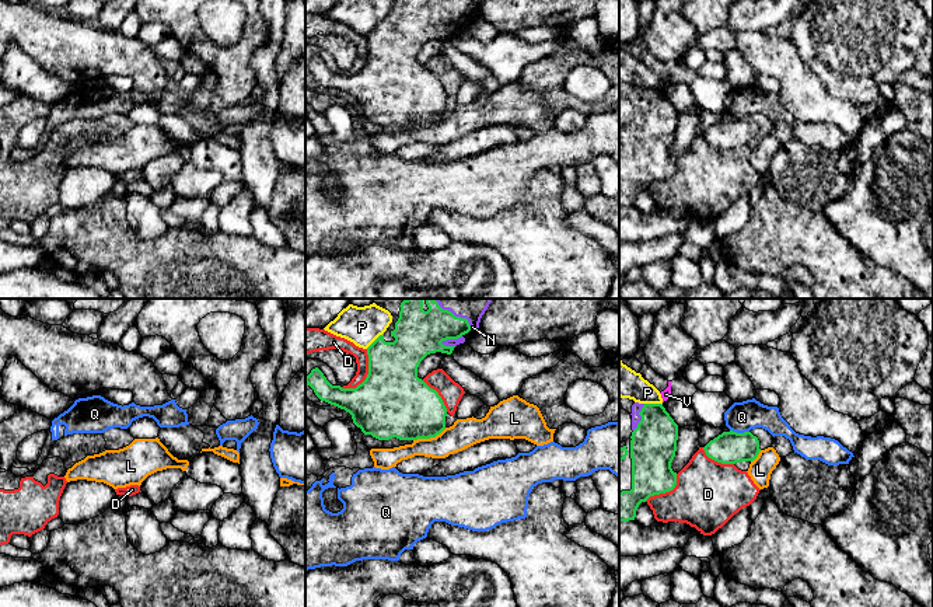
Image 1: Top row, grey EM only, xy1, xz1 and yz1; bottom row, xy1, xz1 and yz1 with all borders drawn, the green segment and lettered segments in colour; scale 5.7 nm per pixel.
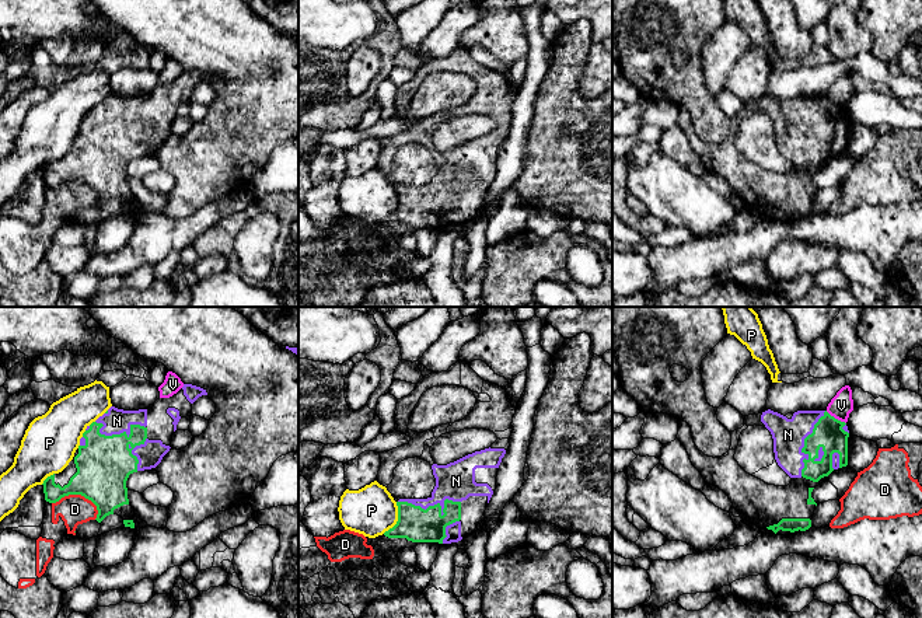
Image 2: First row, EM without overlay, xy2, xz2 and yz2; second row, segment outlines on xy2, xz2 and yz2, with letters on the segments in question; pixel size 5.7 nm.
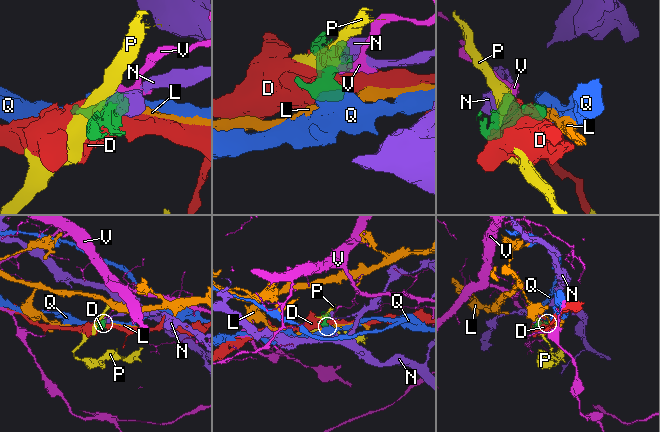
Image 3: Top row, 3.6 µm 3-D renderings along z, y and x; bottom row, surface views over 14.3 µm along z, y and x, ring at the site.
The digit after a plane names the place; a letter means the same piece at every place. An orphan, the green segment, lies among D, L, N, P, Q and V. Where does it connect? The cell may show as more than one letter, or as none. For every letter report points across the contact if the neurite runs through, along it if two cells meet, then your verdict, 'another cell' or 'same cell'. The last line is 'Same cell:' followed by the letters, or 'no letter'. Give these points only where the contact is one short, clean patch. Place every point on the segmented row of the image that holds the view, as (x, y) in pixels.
D: another cell
L: border xz1 (446, 428), (434, 436), (413, 440); another cell
N: same cell
P: another cell
Q: border yz1 (730, 429), (748, 432); another cell
V: border yz2 (826, 411), (845, 423); another cell
Same cell: N

